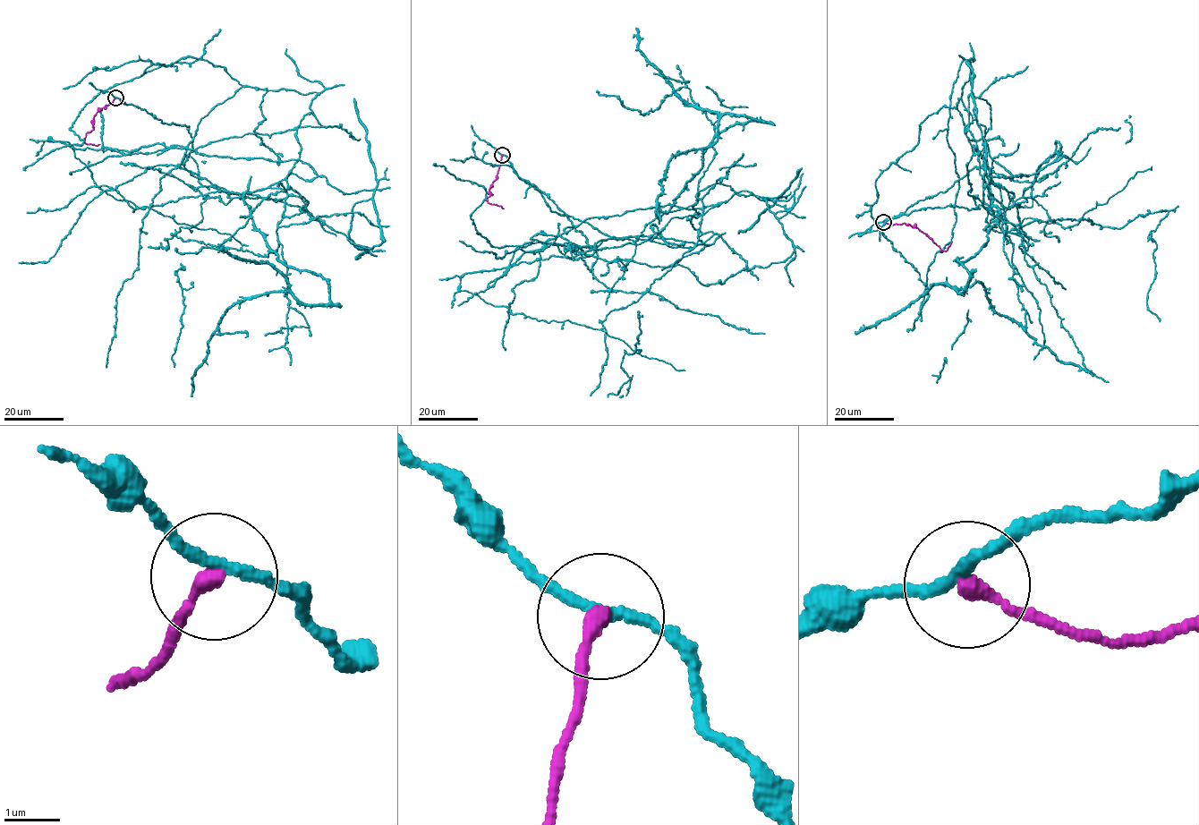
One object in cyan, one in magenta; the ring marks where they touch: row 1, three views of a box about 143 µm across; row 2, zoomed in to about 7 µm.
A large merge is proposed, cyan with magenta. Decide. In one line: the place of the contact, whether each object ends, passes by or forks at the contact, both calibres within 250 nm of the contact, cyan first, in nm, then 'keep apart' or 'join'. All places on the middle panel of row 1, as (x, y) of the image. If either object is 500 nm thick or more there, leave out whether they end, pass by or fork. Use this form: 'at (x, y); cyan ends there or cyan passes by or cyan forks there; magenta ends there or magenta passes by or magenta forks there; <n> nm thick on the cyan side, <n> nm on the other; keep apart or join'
at (502, 155); cyan passes by; magenta ends there; 170 nm thick on the cyan side, 280 nm on the other; keep apart

